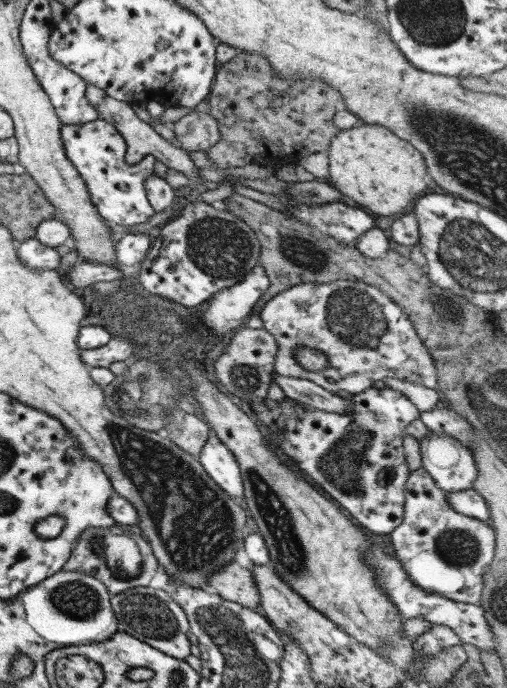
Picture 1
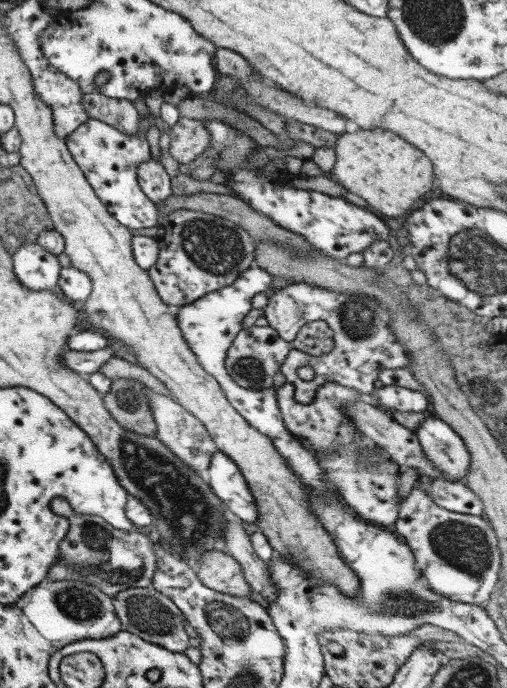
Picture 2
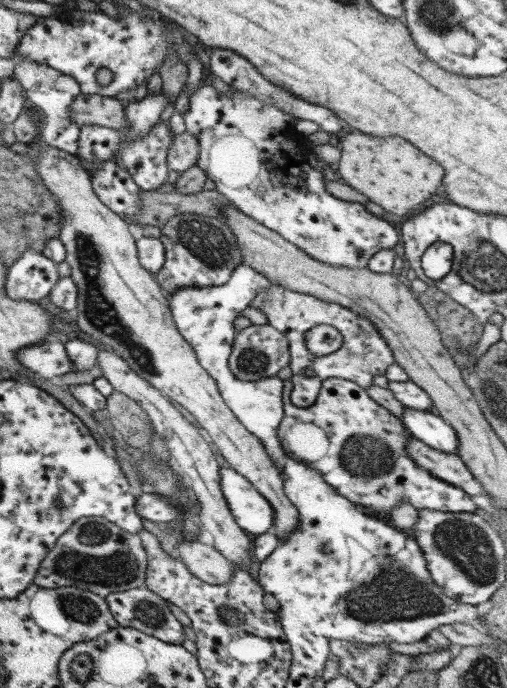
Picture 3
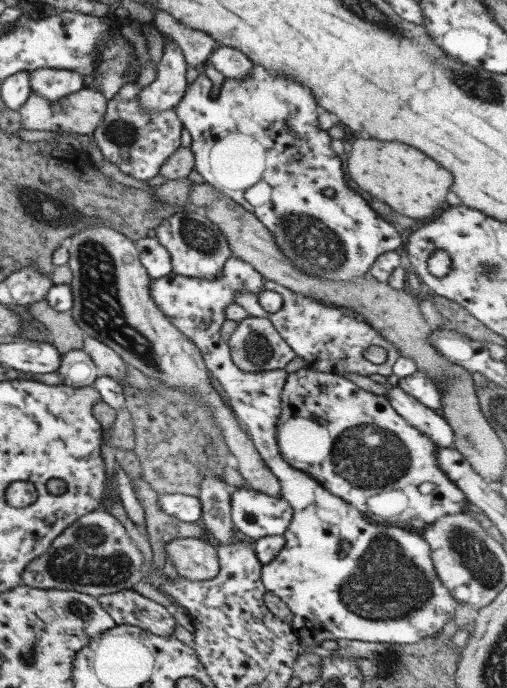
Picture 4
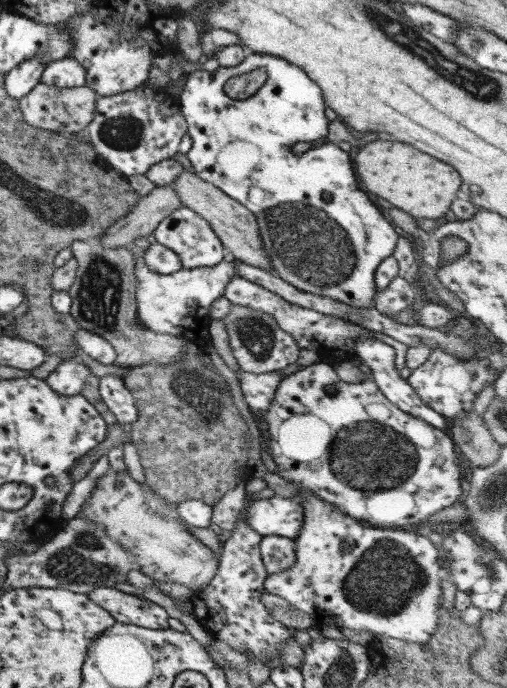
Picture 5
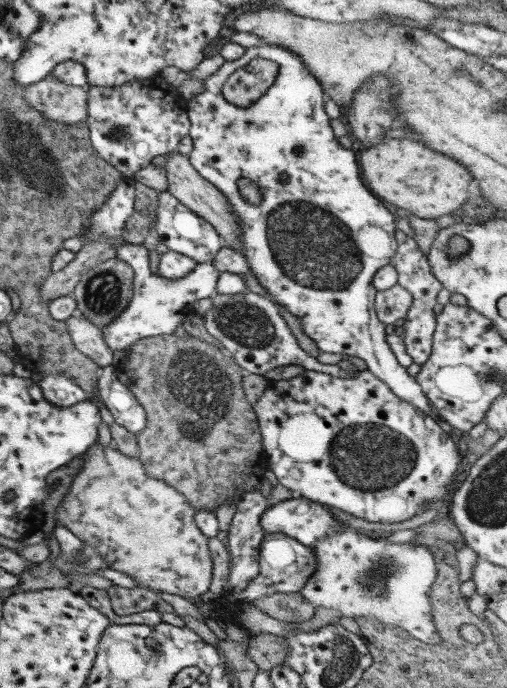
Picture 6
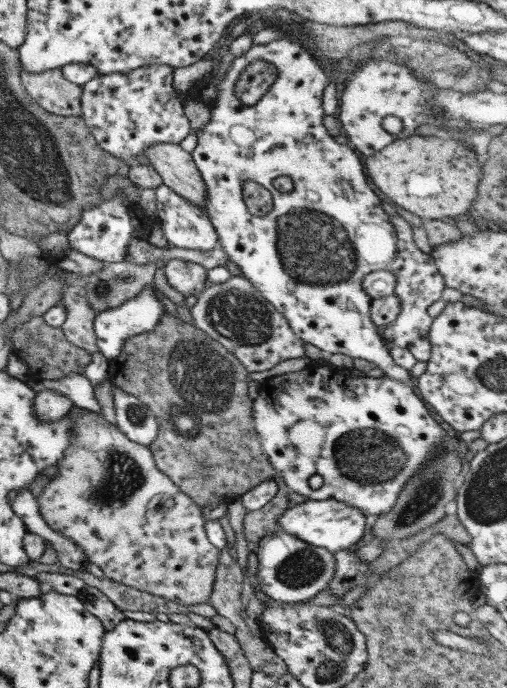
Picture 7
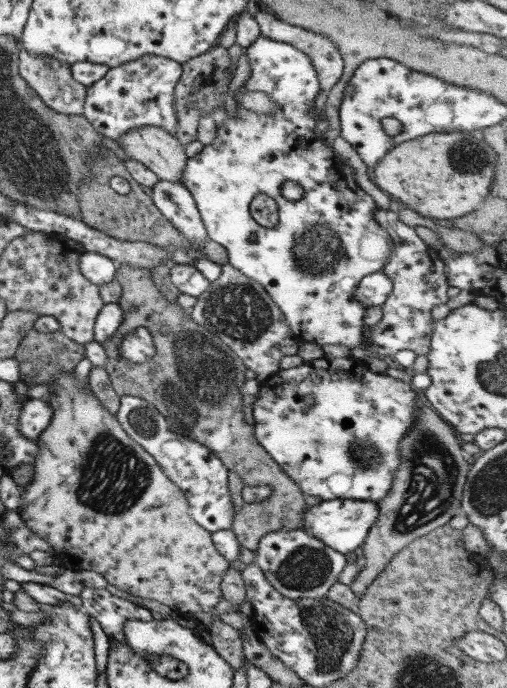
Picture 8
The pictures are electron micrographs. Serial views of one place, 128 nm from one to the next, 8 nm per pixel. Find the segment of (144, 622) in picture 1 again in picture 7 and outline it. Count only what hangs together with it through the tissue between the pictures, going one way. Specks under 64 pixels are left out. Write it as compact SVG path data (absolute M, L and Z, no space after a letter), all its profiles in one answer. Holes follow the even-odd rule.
M87 585L80 590L77 596L82 601L82 604L85 605L86 610L96 616L104 625L105 632L110 632L110 629L114 628L116 624L126 619L144 622L152 618L152 621L154 621L155 614L150 615L149 612L123 611L116 608L112 600L106 594L102 594L98 588L94 588L94 586Z

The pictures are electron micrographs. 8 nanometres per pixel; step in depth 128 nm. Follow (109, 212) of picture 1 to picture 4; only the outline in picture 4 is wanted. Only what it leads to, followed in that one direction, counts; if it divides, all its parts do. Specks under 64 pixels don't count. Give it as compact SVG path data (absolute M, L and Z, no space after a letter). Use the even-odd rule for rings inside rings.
M177 43L165 44L164 54L157 65L157 77L138 95L142 110L172 110L181 102L186 83L187 62Z

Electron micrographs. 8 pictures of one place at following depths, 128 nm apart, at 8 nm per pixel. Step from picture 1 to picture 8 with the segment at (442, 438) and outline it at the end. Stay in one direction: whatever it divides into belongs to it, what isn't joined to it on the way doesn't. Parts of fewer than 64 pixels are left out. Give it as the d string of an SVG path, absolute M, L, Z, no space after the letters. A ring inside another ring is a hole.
M260 36L251 46L244 50L248 55L250 66L252 69L250 78L247 83L238 91L236 97L243 95L244 91L264 91L271 96L271 103L274 104L274 113L270 115L258 115L249 109L244 109L244 106L238 105L236 100L237 116L234 119L228 117L228 123L217 128L218 135L214 139L212 145L206 145L196 156L187 158L185 170L181 182L192 193L195 203L197 204L201 219L207 230L207 235L215 243L220 244L226 248L228 252L229 263L232 267L237 268L244 276L259 282L265 291L274 299L274 302L280 307L280 310L285 314L286 320L293 330L293 333L309 343L314 343L320 346L325 344L344 345L350 350L355 348L367 347L369 343L369 335L367 334L368 326L363 323L363 316L365 315L366 306L353 296L357 284L360 279L372 273L382 271L385 264L394 256L394 243L391 241L390 235L385 228L382 228L373 218L374 212L378 210L374 199L370 197L359 185L356 183L356 177L349 165L346 165L336 153L332 146L325 144L324 138L314 131L314 125L317 116L312 115L312 110L315 109L315 98L320 92L321 86L318 82L317 72L314 70L310 57L306 56L304 52L296 49L293 45L270 40L264 36ZM286 181L292 181L302 186L305 190L305 195L296 202L290 202L281 195L282 185ZM257 194L266 194L276 201L279 223L274 228L266 228L260 223L257 223L251 215L249 206L255 199Z

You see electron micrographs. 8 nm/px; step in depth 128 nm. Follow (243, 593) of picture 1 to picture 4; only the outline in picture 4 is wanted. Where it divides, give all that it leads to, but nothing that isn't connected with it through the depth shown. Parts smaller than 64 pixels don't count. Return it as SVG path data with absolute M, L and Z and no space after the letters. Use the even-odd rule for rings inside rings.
M174 539L165 544L165 556L169 556L179 576L190 581L209 581L219 573L219 556L216 544L209 539Z

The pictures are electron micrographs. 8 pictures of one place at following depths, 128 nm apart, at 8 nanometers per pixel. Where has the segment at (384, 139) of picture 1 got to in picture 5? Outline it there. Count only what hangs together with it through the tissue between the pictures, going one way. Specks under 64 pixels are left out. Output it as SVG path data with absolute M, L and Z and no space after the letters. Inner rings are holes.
M370 142L356 154L354 164L356 174L360 176L360 182L368 192L374 192L376 196L388 200L415 219L442 218L450 210L450 204L462 186L462 178L458 176L458 172L454 172L454 168L402 142Z

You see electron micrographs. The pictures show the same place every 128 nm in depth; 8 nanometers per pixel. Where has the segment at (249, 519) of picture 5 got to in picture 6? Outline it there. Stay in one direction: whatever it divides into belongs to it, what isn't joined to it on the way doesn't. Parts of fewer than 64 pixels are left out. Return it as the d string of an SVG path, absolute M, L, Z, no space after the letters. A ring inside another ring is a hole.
M297 495L266 508L259 523L266 533L285 535L309 547L343 526L326 505Z

